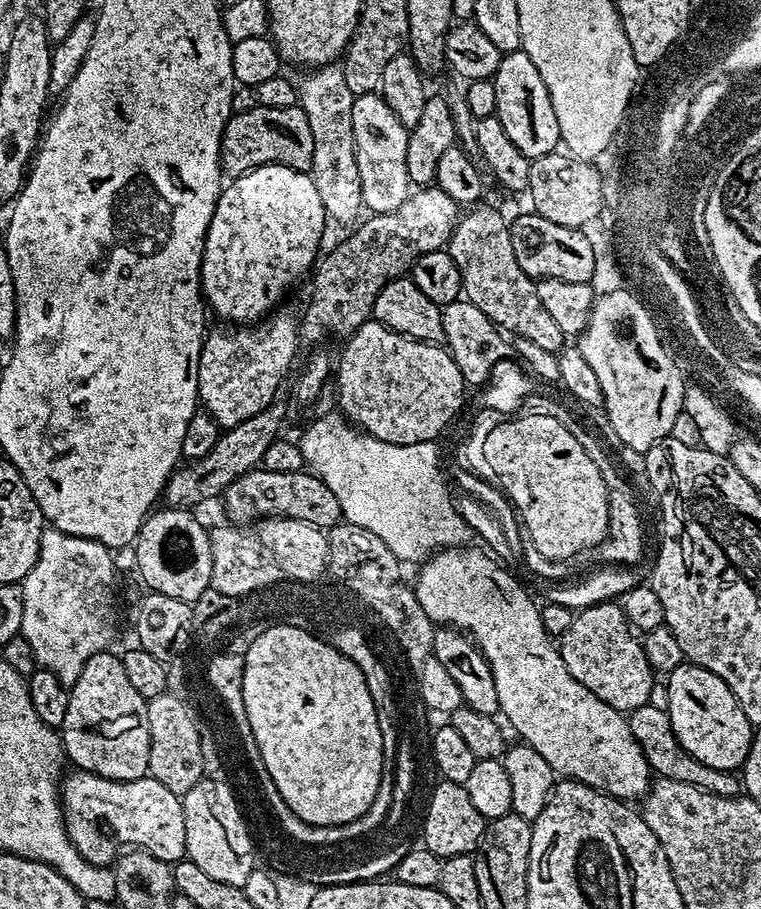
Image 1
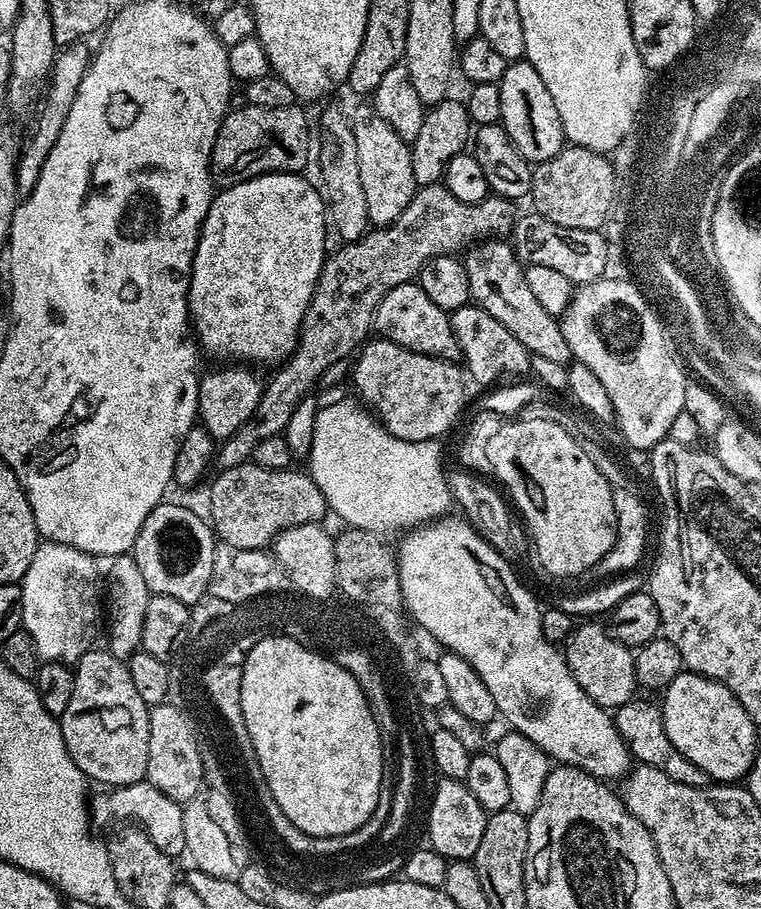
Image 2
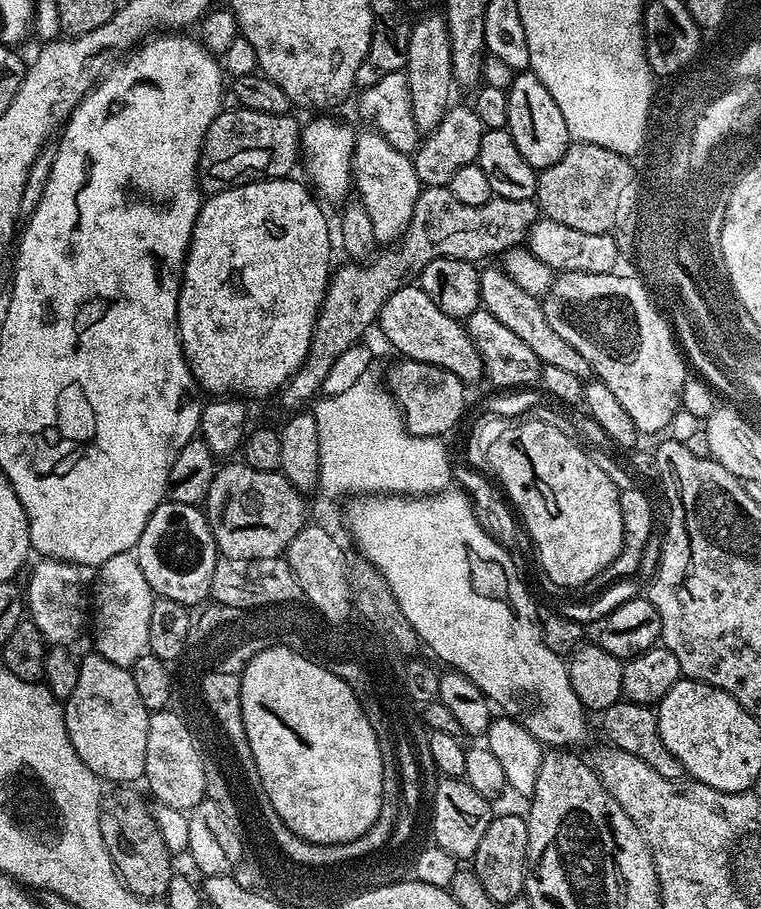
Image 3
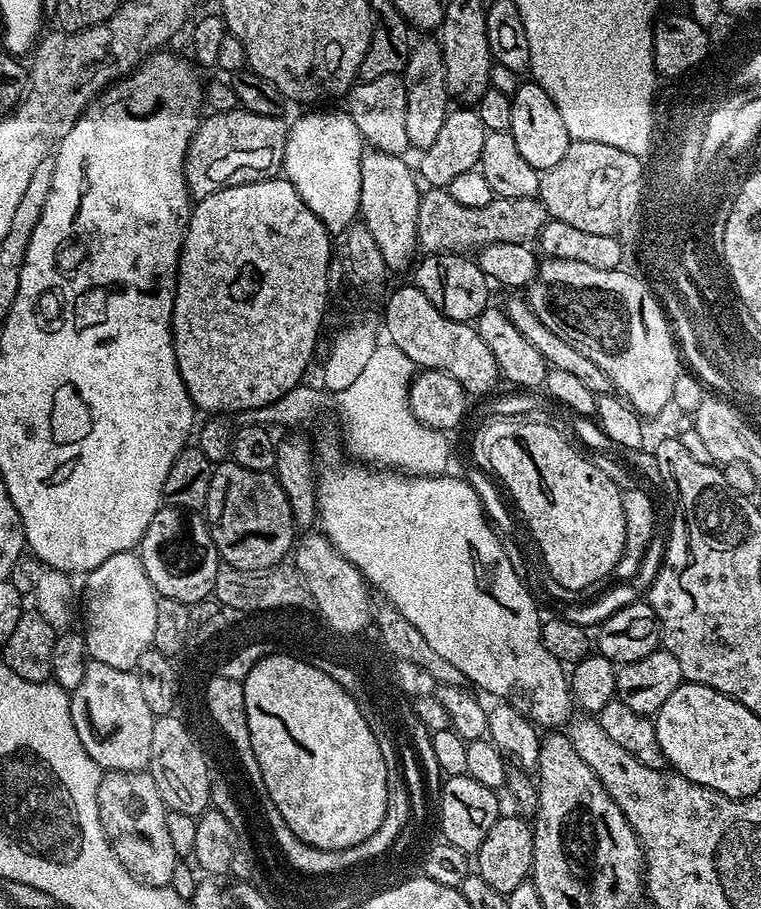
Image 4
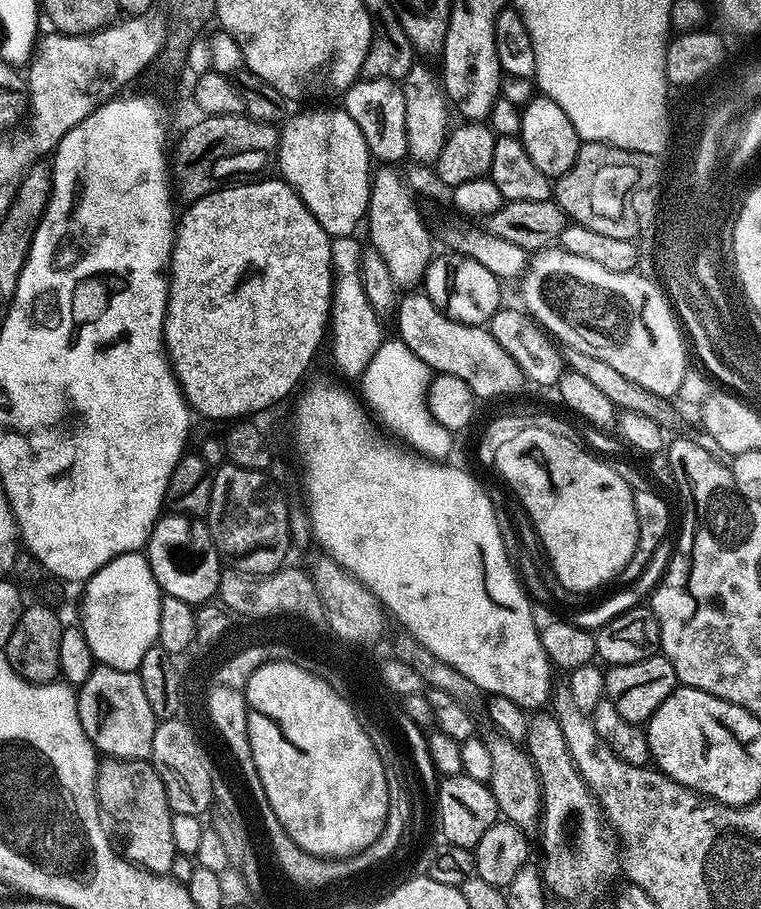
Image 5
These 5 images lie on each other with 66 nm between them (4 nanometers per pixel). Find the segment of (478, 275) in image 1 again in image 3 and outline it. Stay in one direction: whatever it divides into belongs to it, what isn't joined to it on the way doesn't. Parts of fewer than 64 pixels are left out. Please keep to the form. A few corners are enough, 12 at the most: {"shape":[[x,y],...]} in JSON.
{"shape":[[503,266],[481,267],[481,305],[541,365],[593,370]]}

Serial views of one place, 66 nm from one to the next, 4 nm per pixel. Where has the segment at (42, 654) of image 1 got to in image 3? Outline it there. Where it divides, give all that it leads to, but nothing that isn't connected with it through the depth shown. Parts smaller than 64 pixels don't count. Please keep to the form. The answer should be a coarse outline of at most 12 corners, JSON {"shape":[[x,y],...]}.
{"shape":[[39,561],[26,612],[52,646],[84,628],[81,569]]}

